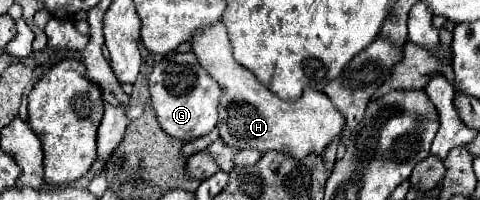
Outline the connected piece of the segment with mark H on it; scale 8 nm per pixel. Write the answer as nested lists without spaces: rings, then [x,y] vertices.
[[[222,22],[210,24],[210,28],[196,32],[190,44],[192,54],[220,86],[218,130],[224,144],[232,148],[254,148],[260,154],[276,150],[302,158],[310,152],[320,154],[330,144],[330,140],[342,132],[346,120],[326,94],[314,88],[306,88],[306,92],[302,92],[302,100],[282,100],[266,86],[258,84],[258,78],[234,60],[232,46],[226,36],[226,26]]]

